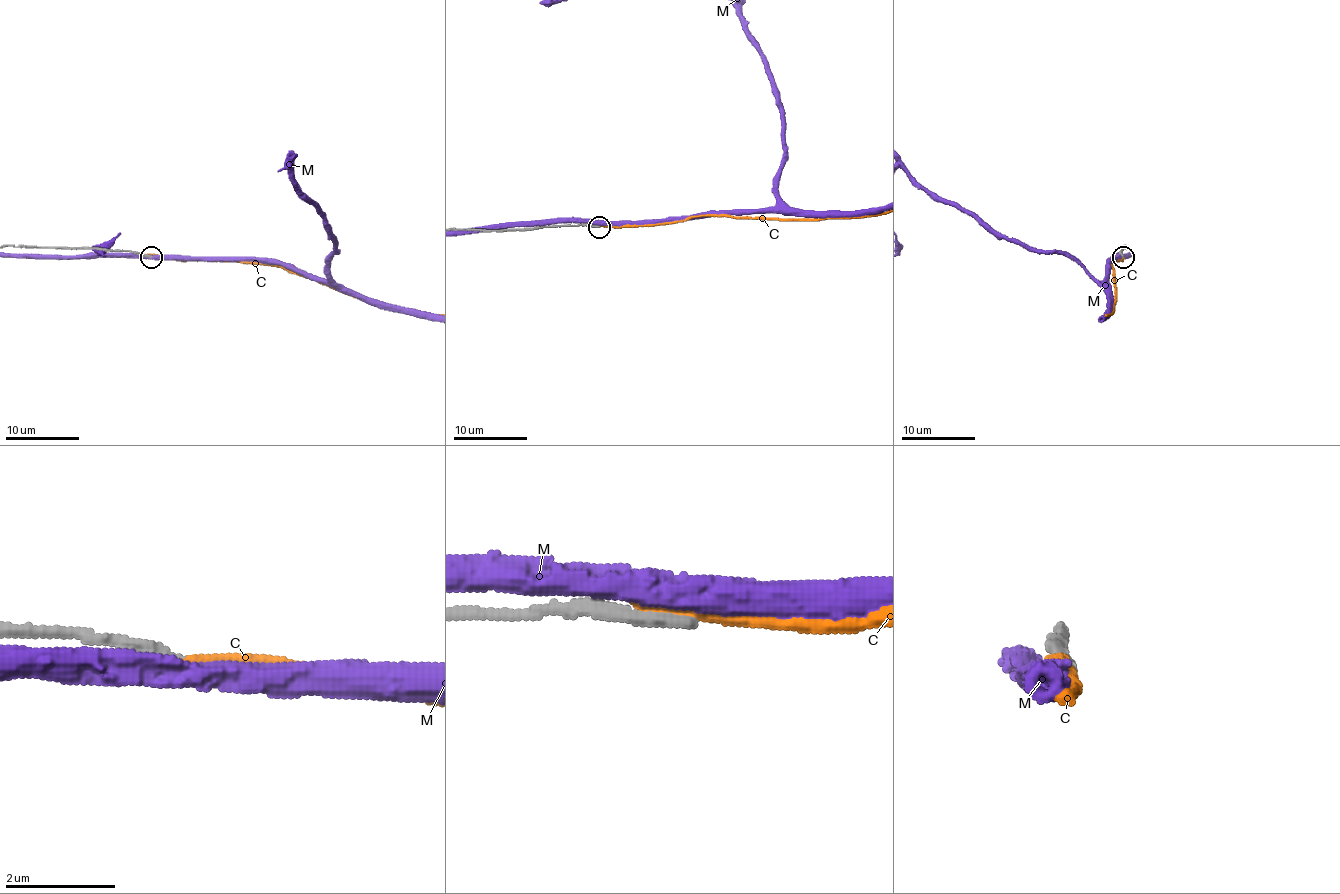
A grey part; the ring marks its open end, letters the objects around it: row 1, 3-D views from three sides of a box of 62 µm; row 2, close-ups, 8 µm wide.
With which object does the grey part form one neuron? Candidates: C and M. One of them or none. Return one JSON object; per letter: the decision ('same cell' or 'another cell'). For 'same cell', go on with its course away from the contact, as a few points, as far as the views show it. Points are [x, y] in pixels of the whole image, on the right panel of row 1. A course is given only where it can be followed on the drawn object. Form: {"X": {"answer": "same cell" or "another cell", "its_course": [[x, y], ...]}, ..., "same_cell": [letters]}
{"C": {"answer": "another cell"}, "M": {"answer": "another cell"}, "same_cell": []}

